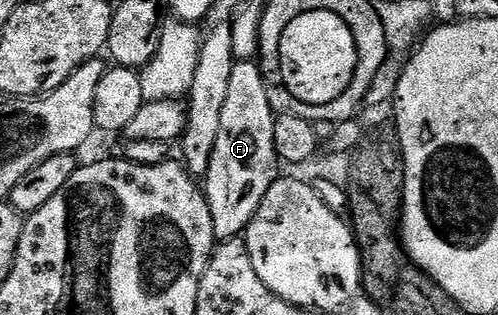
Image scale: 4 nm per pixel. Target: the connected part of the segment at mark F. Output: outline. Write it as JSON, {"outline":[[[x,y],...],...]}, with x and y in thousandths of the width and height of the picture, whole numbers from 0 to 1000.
{"outline":[[[476,197],[468,210],[452,349],[444,349],[436,463],[428,463],[412,562],[416,638],[428,679],[428,730],[440,768],[470,762],[494,740],[532,616],[564,559],[564,511],[548,451],[556,362],[540,337],[538,276],[518,200]]]}

